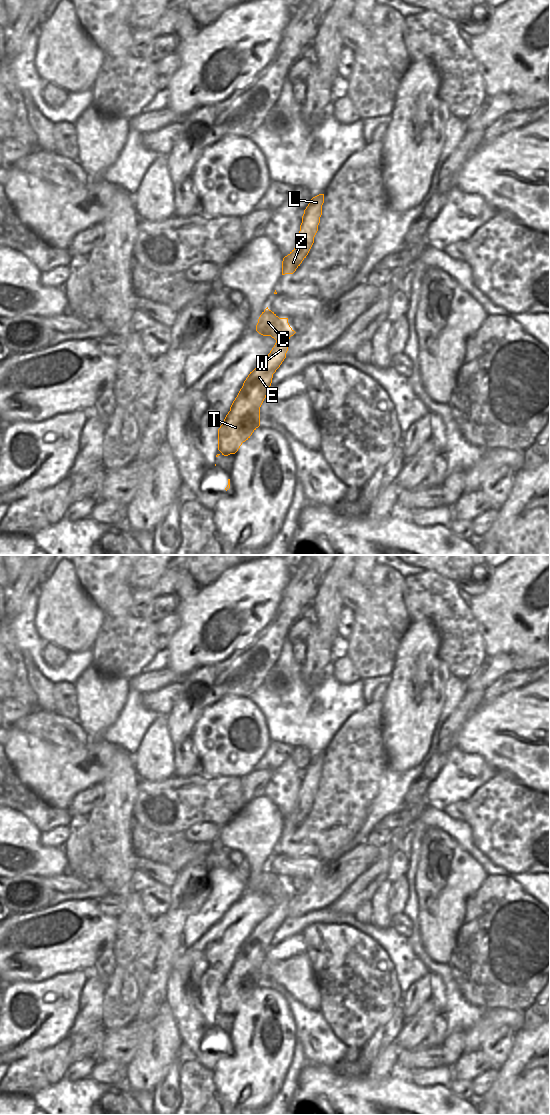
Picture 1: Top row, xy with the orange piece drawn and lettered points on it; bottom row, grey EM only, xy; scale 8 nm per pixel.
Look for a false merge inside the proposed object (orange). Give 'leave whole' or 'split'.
split

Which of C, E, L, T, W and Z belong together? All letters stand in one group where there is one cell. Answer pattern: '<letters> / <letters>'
C L Z / E T W

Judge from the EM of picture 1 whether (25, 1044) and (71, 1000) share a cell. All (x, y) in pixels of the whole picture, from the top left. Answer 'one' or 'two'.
one

